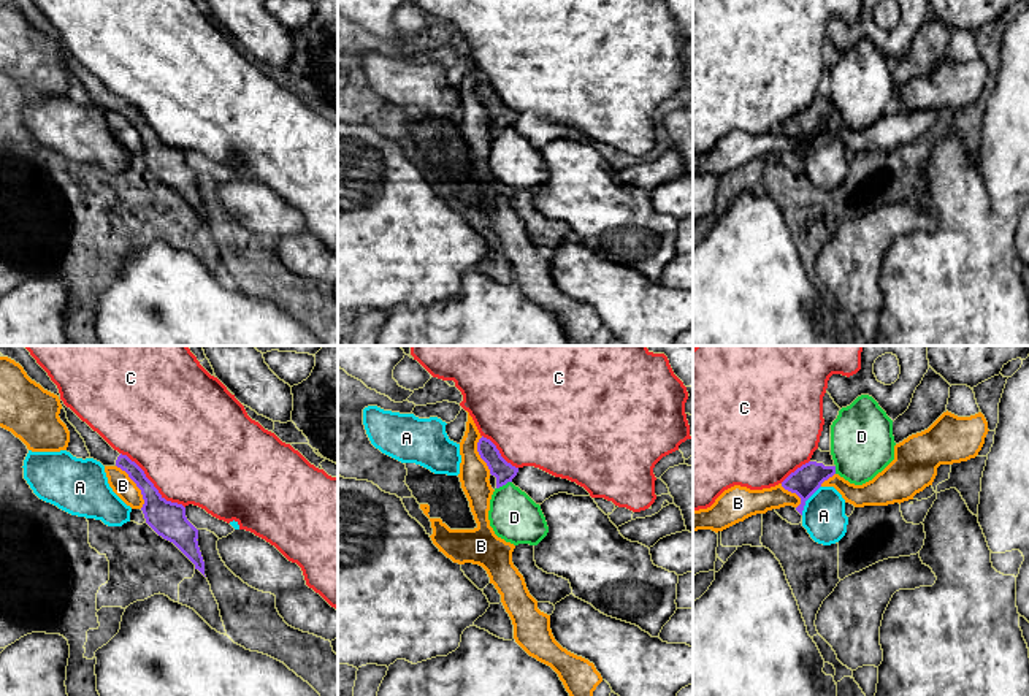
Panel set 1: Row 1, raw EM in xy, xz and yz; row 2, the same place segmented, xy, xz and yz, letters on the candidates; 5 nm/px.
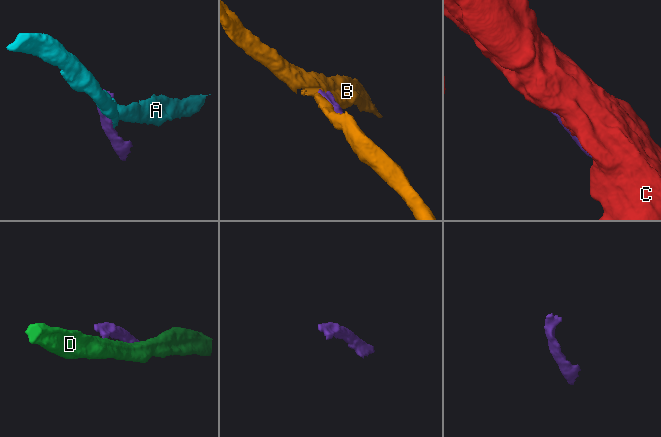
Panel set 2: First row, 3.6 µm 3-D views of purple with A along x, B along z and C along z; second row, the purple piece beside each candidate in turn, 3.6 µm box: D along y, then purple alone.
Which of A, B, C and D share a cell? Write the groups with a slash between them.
A / B / C / D

